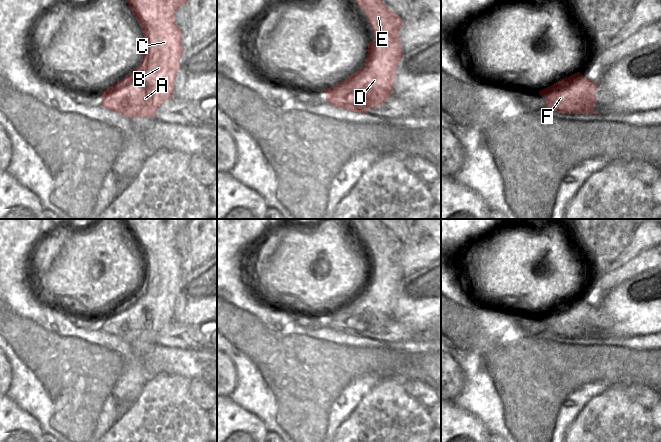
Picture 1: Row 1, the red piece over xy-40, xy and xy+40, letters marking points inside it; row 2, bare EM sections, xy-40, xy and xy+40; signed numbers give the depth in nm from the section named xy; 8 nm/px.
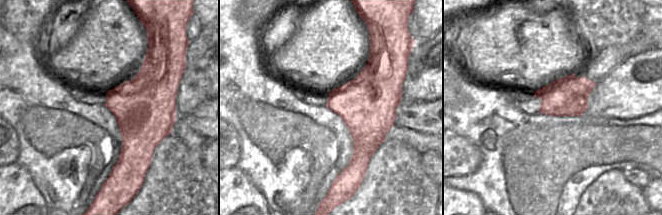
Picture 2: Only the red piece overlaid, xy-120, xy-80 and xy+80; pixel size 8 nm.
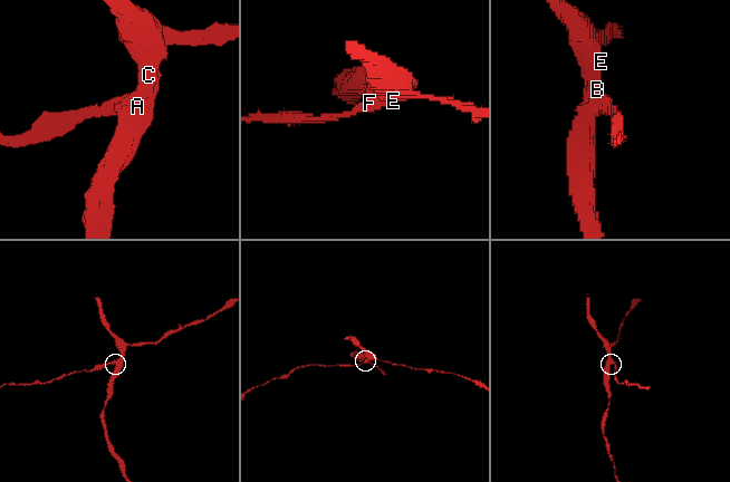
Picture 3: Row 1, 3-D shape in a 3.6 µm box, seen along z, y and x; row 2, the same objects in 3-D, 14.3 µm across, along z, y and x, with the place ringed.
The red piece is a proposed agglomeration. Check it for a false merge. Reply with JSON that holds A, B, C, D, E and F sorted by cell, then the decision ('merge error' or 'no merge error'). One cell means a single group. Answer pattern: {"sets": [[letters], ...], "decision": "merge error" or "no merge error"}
{"sets": [["A", "B", "C", "D", "E"], ["F"]], "decision": "merge error"}

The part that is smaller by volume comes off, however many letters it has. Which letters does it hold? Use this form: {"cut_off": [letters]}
{"cut_off": ["F"]}

